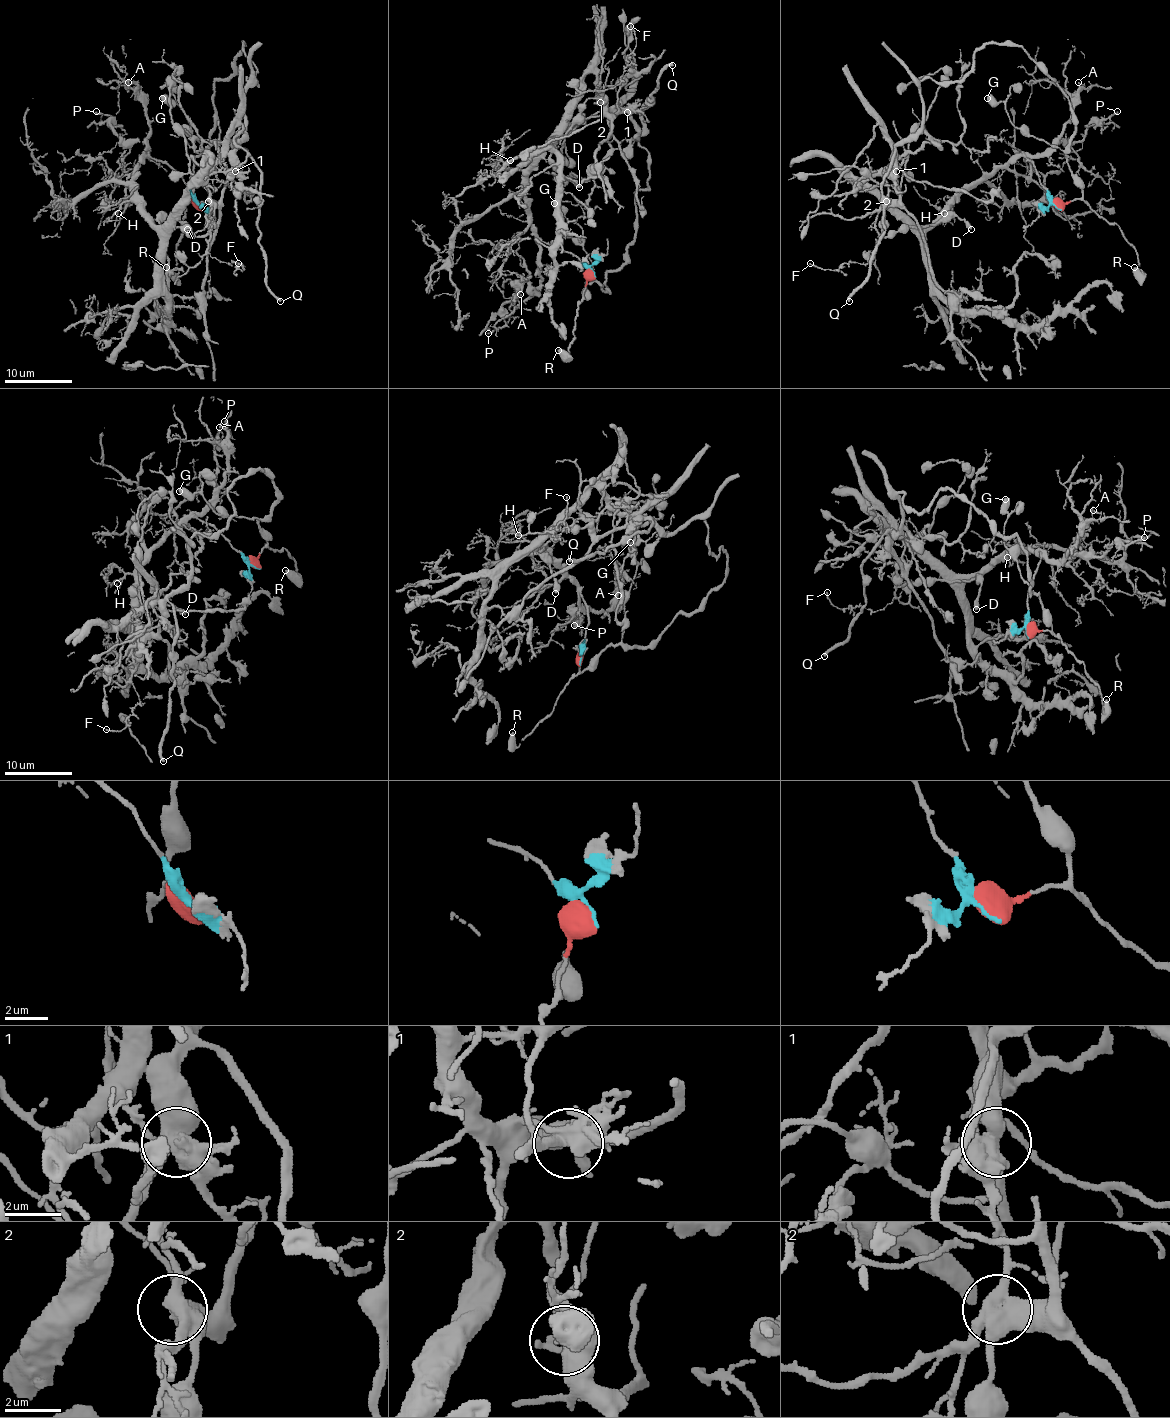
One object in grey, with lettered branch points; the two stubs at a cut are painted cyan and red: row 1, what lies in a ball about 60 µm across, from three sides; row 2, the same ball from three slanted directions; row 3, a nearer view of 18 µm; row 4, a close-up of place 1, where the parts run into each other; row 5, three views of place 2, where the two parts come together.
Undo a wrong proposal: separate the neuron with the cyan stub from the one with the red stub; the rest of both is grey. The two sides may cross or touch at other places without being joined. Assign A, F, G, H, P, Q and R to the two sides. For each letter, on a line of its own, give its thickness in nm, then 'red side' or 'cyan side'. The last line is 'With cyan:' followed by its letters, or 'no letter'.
A: calibre 110 nm; cyan side
F: calibre 130 nm; cyan side
G: calibre 650 nm; red side
H: calibre 70 nm; cyan side
P: calibre 180 nm; cyan side
Q: calibre 320 nm; red side
R: calibre 440 nm; red side
With cyan: A, F, H, P

